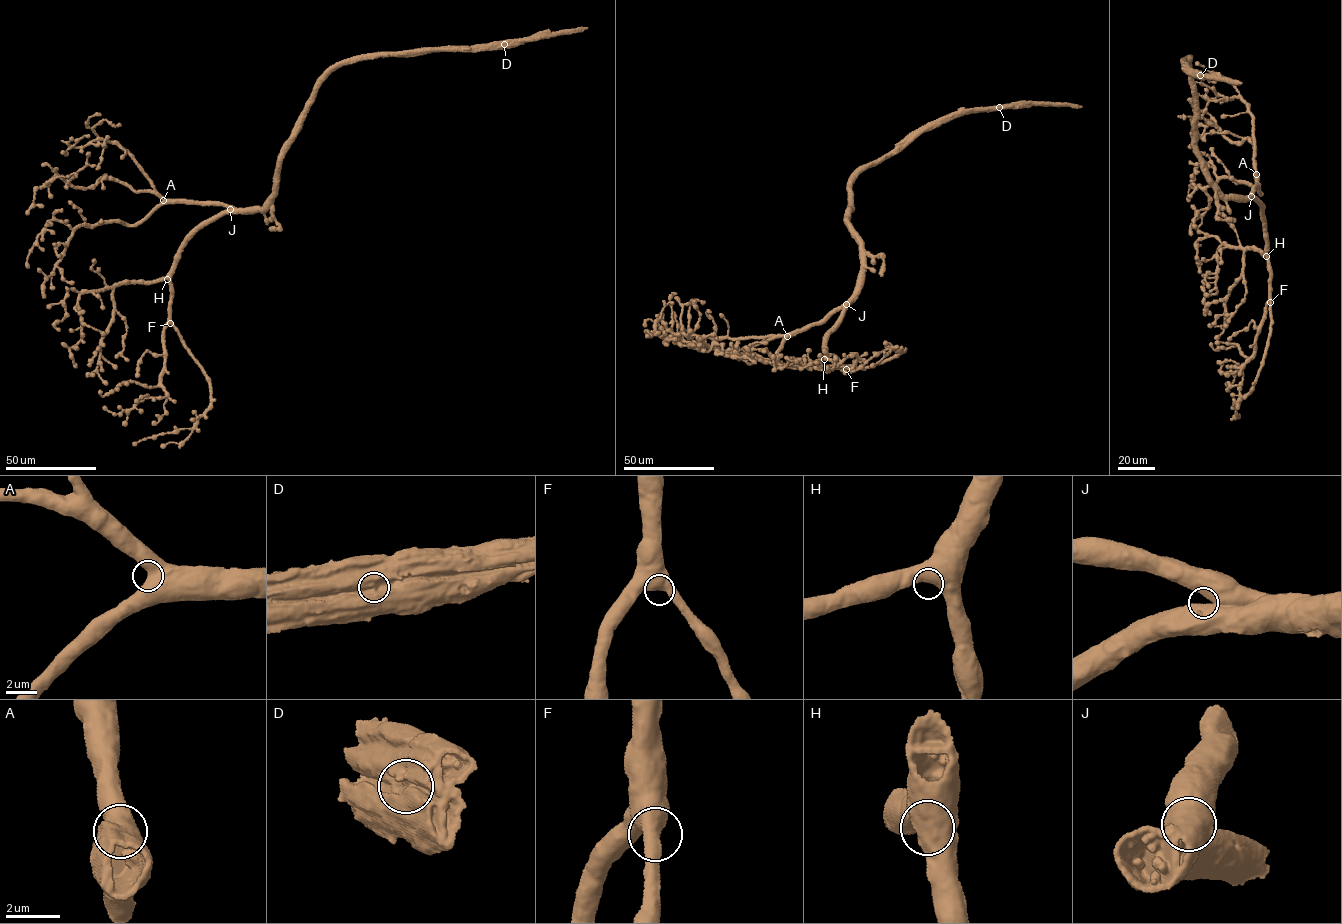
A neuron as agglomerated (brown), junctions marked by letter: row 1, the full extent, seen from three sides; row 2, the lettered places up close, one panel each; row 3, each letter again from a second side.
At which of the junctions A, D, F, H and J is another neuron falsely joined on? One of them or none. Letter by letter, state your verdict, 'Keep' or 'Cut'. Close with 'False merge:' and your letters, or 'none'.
A: Keep
D: Cut
F: Keep
H: Keep
J: Keep
False merge: D

